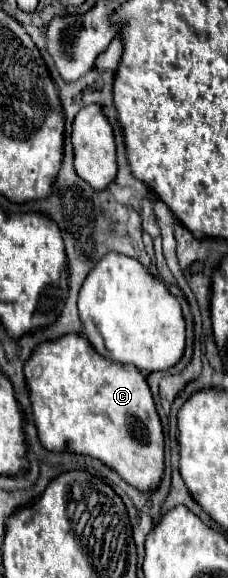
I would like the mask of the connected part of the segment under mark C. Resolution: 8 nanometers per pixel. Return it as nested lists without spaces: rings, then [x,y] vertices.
[[[65,334],[63,338],[53,340],[53,342],[45,342],[45,344],[41,344],[35,350],[35,354],[31,356],[31,360],[25,364],[25,378],[27,378],[27,386],[29,386],[29,396],[31,396],[31,404],[33,404],[33,416],[35,416],[39,440],[41,440],[41,444],[47,450],[51,450],[51,452],[63,452],[63,450],[67,450],[67,452],[73,452],[73,454],[83,454],[83,456],[97,458],[103,464],[107,464],[111,470],[115,470],[127,484],[131,484],[133,488],[137,488],[141,492],[155,490],[159,486],[161,476],[163,476],[163,468],[165,468],[165,464],[163,464],[163,426],[161,426],[161,420],[159,420],[159,414],[157,414],[151,390],[149,390],[149,384],[147,384],[145,376],[135,366],[117,364],[113,360],[107,360],[101,354],[93,352],[93,348],[91,348],[91,354],[89,354],[89,342],[83,336]]]

